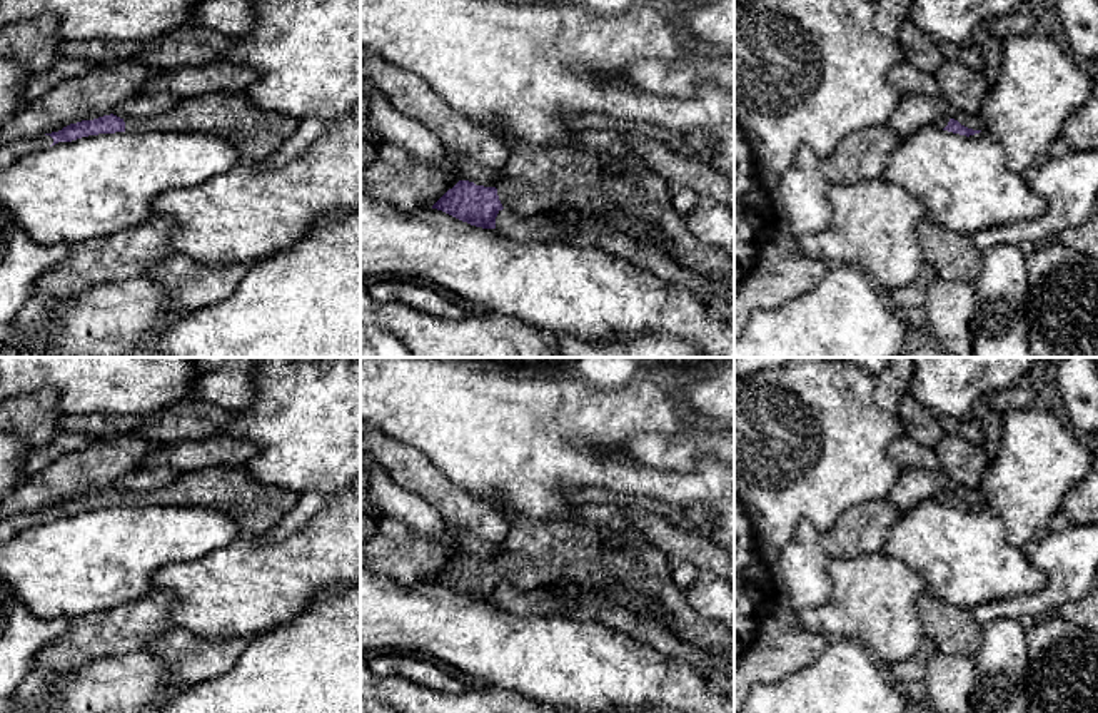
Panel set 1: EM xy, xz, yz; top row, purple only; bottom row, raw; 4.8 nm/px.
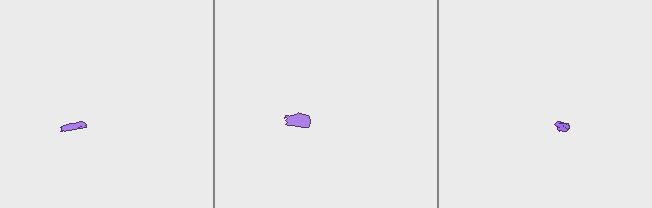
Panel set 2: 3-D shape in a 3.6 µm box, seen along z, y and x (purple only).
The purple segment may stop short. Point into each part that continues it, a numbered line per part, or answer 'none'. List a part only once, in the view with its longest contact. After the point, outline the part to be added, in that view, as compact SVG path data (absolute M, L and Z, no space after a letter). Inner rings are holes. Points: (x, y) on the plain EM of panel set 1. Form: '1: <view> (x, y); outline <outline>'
1: xy (12, 525); outline M38 509L33 513L13 514L5 519L0 519L0 543L8 541L17 533L50 521L53 513L50 509Z
2: xz (538, 551); outline M579 504L566 519L517 518L504 548L497 569L502 581L517 589L569 581L634 591L671 618L679 638L734 656L734 633L688 604L672 583L671 558L652 548L616 504Z

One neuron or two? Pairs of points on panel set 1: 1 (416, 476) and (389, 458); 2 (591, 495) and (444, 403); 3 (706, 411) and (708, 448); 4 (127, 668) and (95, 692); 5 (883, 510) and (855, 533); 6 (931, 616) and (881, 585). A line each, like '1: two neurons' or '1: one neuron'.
1: one neuron
2: two neurons
3: two neurons
4: one neuron
5: one neuron
6: two neurons

